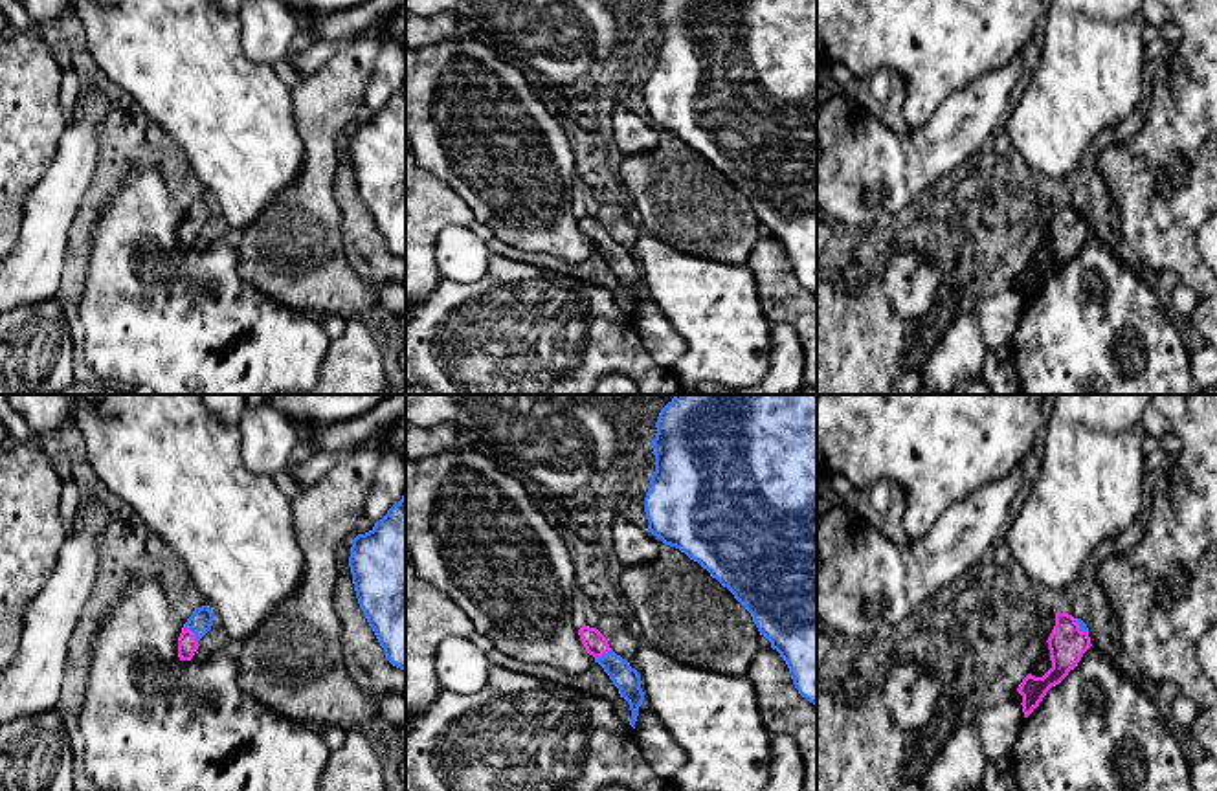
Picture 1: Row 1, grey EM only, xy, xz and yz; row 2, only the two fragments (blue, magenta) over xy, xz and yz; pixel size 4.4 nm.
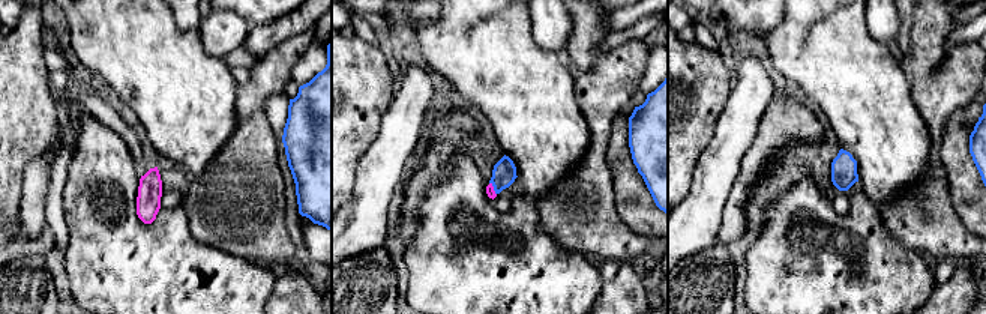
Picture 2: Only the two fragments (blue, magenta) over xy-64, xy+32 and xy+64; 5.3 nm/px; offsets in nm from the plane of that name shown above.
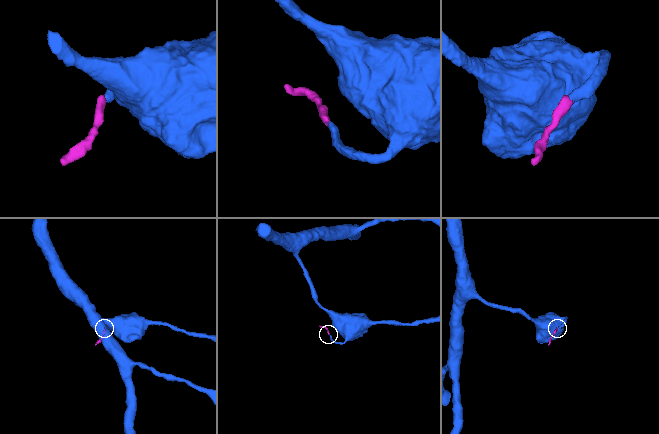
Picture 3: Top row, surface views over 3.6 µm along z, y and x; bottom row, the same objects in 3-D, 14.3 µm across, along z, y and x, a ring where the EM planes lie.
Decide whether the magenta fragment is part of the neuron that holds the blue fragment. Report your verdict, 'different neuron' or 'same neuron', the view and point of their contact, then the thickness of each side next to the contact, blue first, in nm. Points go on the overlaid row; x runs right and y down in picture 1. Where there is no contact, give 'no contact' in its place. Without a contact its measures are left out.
same neuron | xy (193, 632) | 100/90 nm

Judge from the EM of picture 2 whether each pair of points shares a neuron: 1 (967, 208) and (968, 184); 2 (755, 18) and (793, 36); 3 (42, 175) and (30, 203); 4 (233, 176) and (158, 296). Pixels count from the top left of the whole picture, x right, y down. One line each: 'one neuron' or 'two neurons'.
1: one neuron
2: two neurons
3: one neuron
4: two neurons

